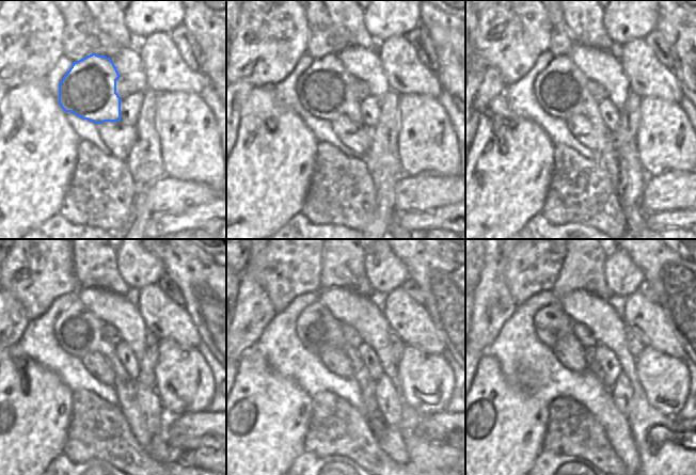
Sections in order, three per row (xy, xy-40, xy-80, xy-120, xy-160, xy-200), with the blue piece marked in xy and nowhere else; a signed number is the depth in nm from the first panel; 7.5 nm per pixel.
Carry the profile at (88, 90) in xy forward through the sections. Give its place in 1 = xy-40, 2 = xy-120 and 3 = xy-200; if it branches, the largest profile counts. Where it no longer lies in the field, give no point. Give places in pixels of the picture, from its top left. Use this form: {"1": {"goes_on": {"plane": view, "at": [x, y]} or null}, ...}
{"1": {"goes_on": {"plane": "xy-40", "at": [323, 90]}}, "2": {"goes_on": {"plane": "xy-120", "at": [79, 332]}}, "3": {"goes_on": {"plane": "xy-200", "at": [551, 323]}}}

